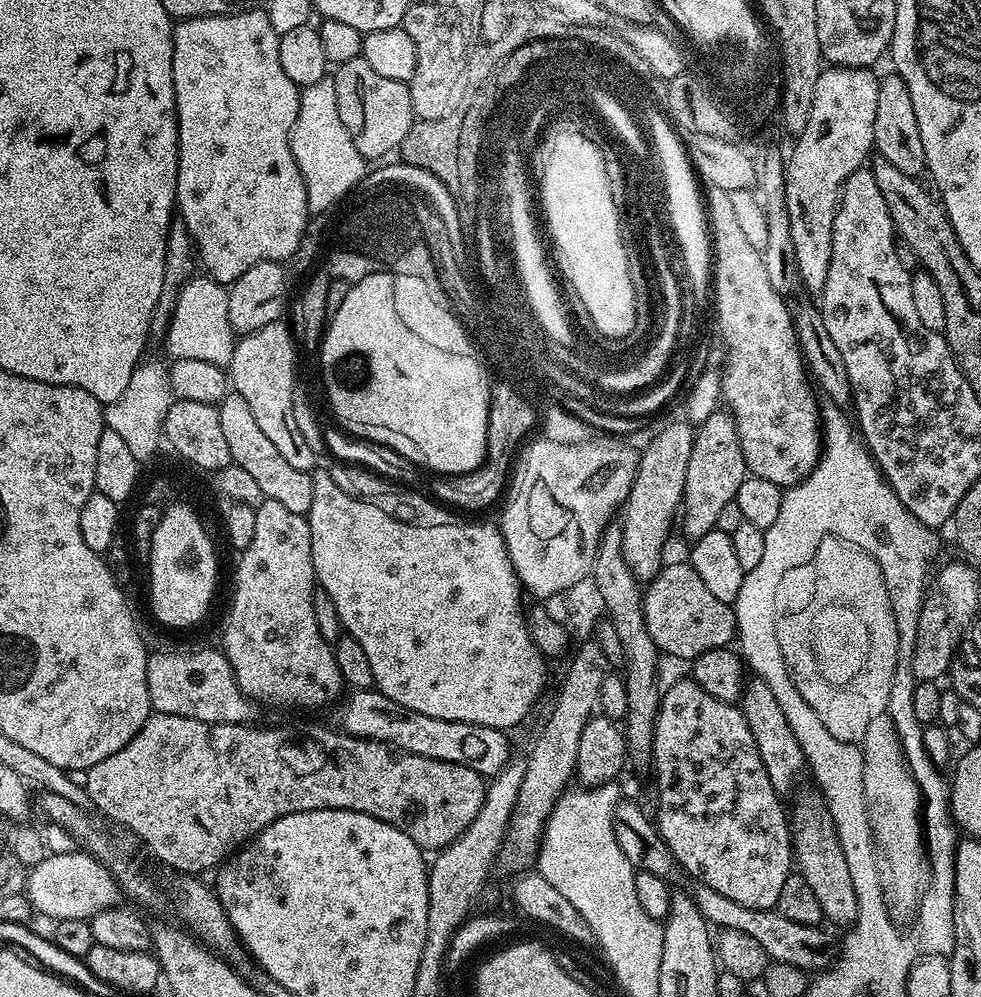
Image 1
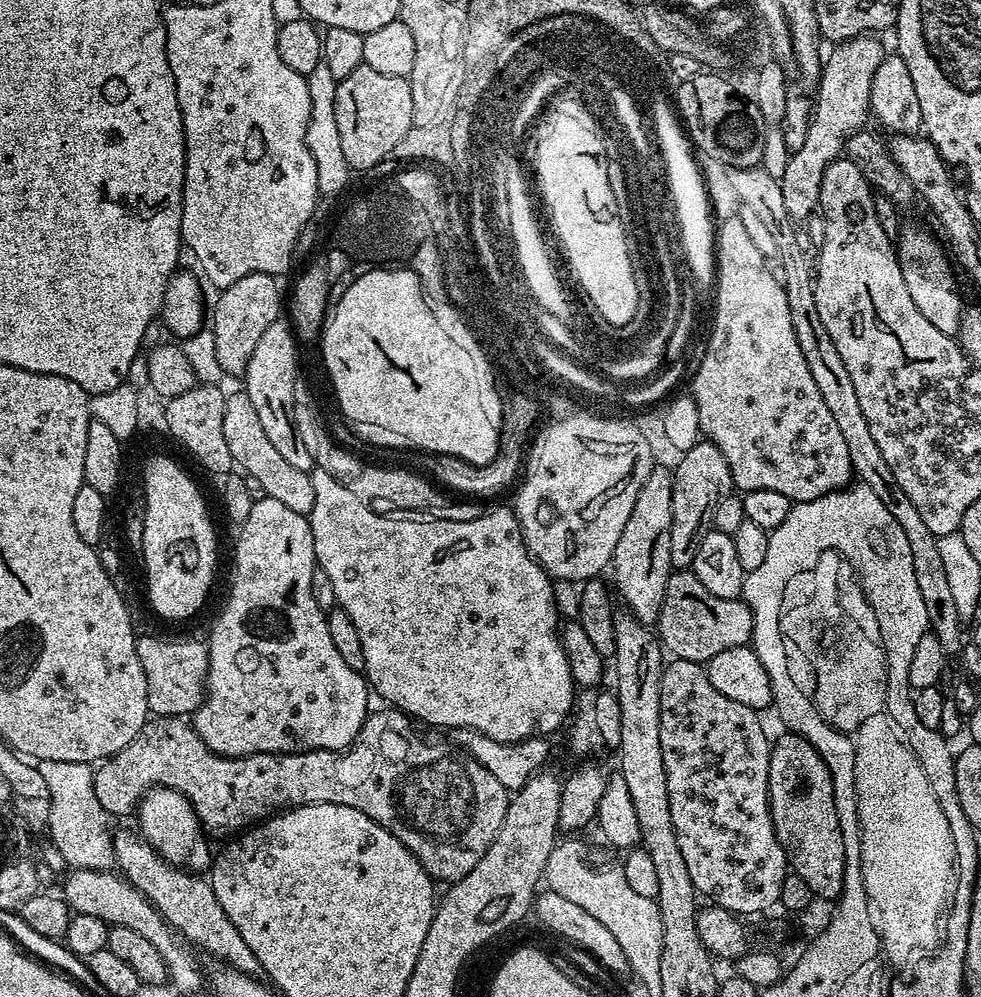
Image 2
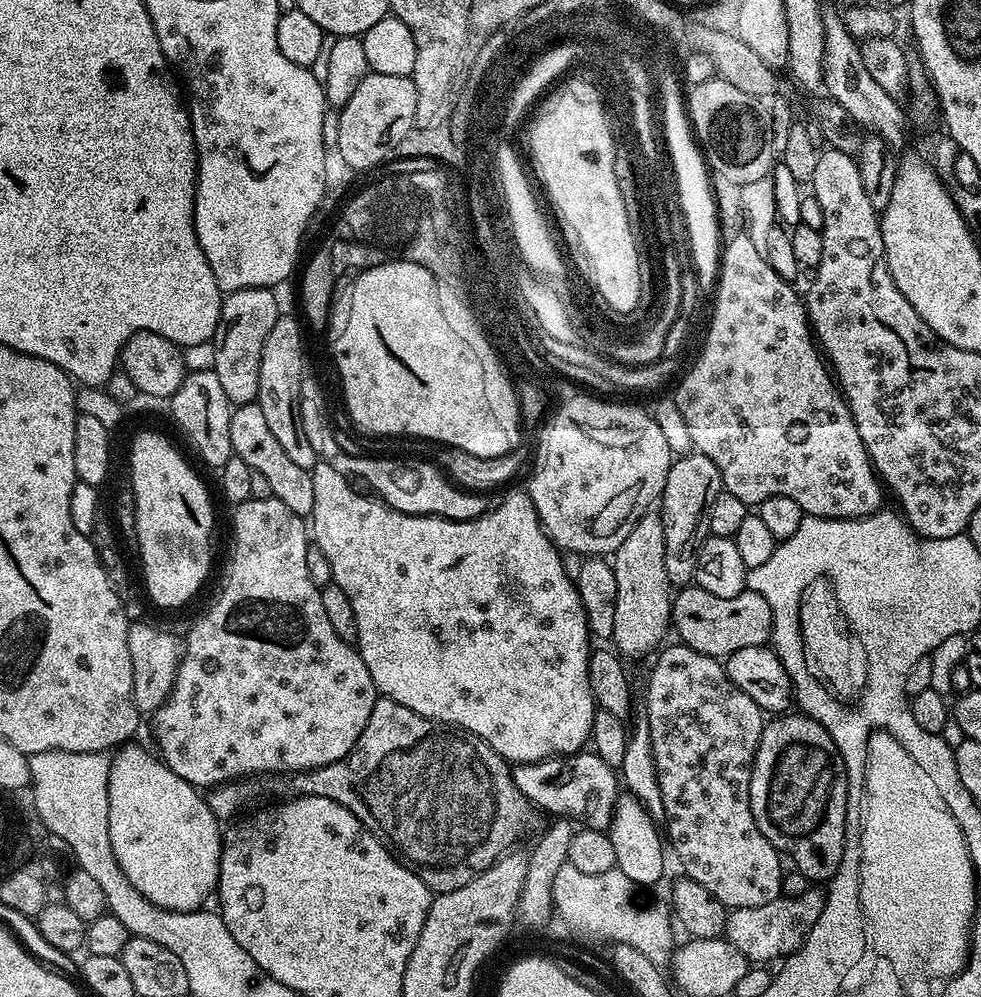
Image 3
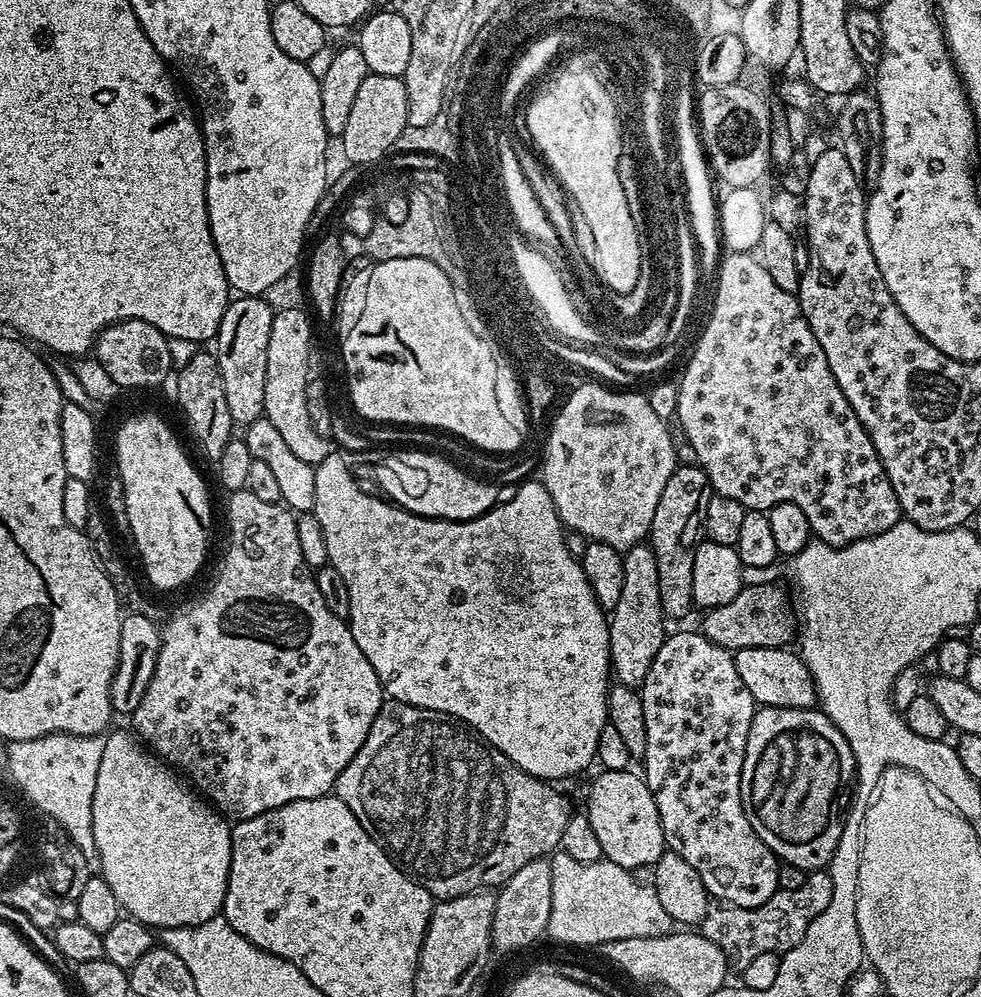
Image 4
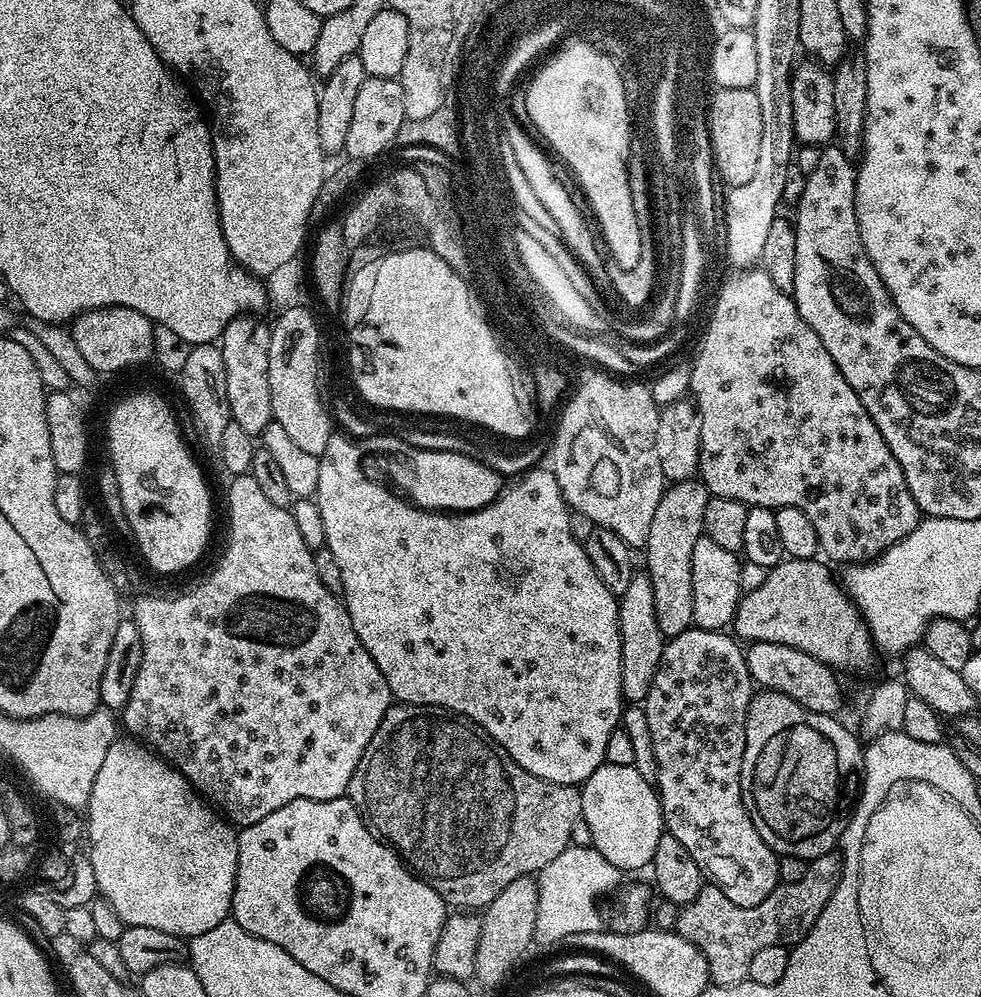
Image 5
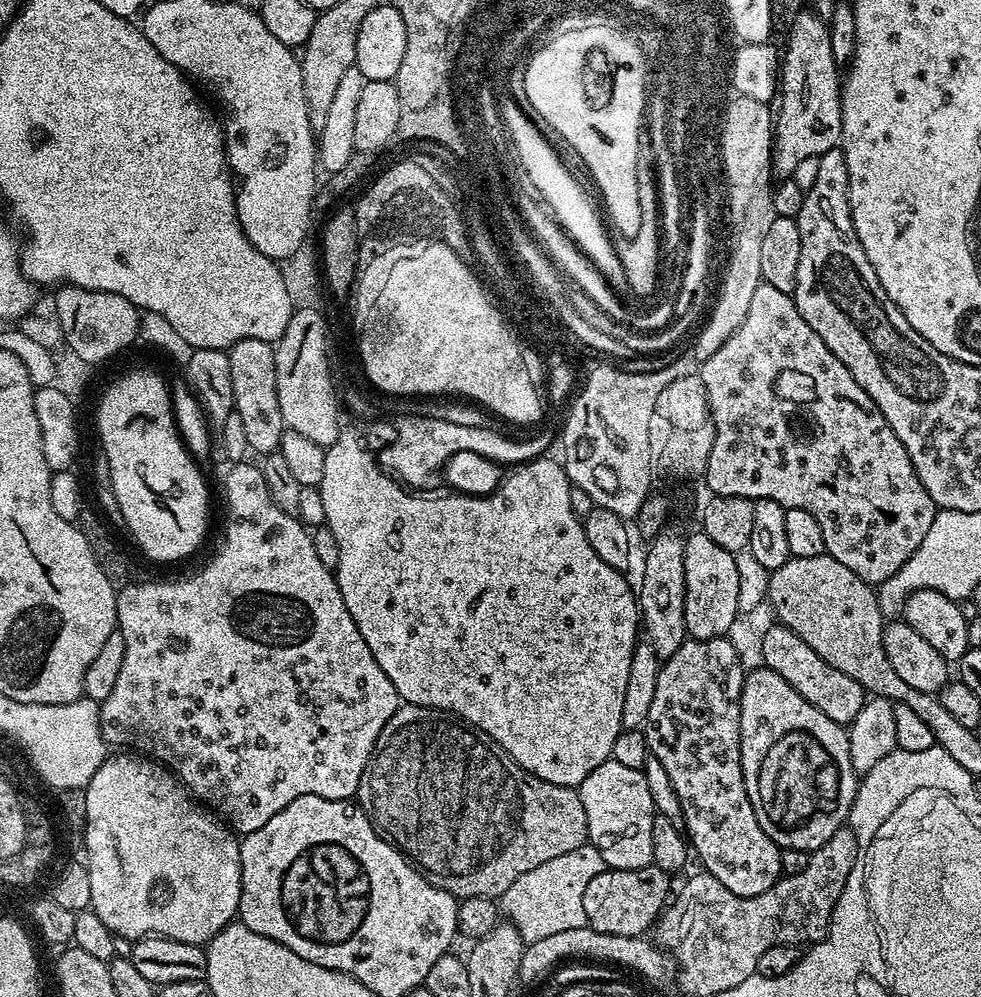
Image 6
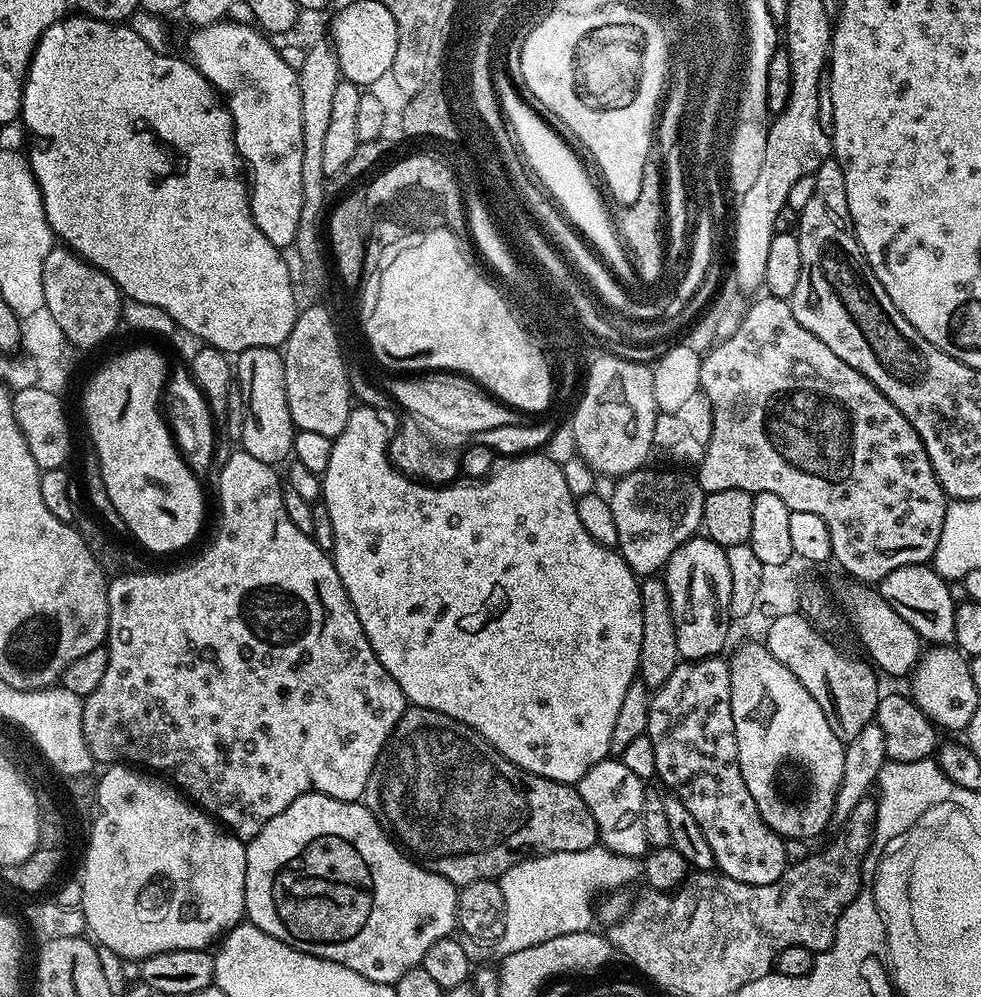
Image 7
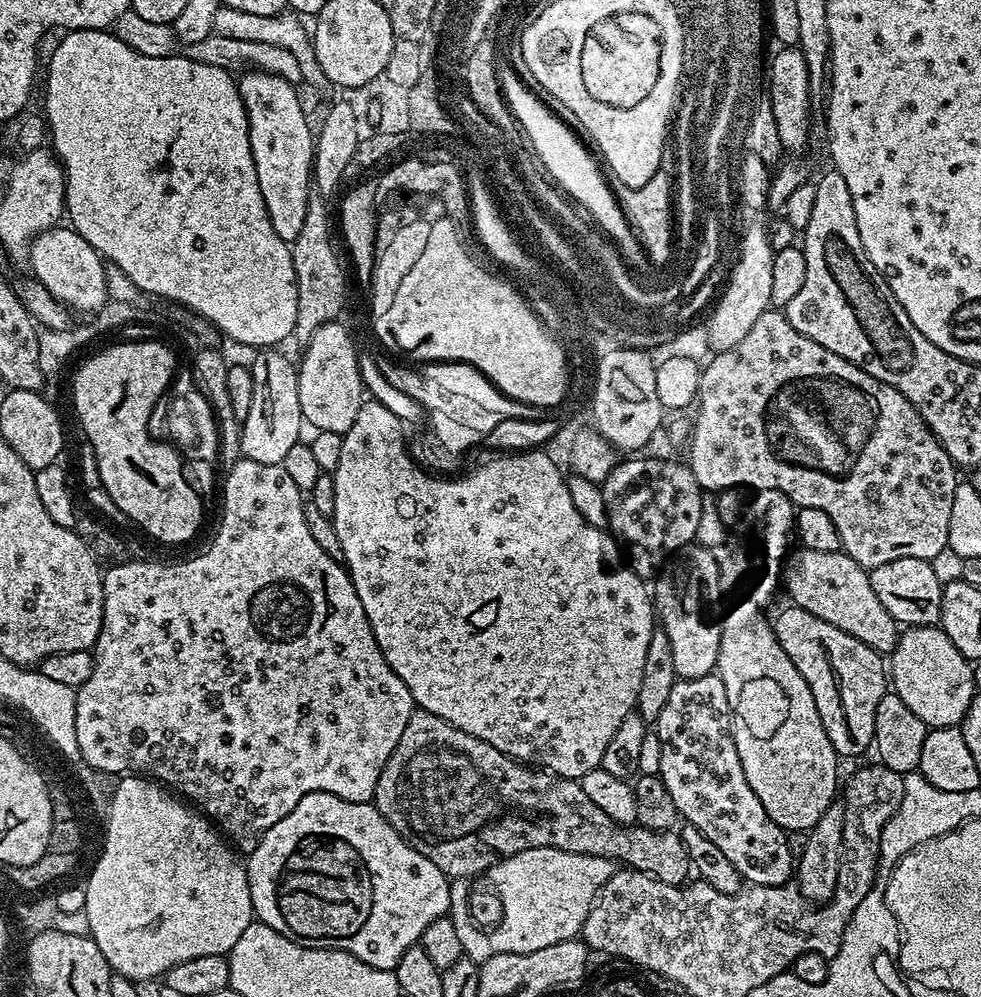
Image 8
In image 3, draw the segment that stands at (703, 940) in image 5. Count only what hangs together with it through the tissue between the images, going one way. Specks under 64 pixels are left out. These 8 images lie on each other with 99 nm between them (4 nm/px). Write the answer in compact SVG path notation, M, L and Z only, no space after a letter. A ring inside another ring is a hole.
M809 887L800 896L781 895L775 900L753 908L733 908L728 912L728 921L724 927L727 941L745 955L749 962L768 962L787 958L804 945L818 914L824 909L825 893L819 887Z

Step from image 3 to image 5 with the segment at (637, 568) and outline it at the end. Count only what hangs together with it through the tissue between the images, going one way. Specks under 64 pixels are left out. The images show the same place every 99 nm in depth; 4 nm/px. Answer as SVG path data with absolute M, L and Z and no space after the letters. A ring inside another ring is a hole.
M640 570L630 578L626 594L618 597L620 605L620 633L622 634L622 690L628 702L643 702L650 694L650 682L660 665L666 638L658 630L658 618L654 618L654 586L650 586L647 571Z

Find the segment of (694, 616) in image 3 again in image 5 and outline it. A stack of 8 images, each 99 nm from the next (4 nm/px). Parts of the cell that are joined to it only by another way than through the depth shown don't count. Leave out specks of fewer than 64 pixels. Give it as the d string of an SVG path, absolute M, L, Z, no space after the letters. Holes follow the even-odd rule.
M813 558L811 560L790 560L783 559L779 564L775 564L774 567L767 569L763 573L764 576L760 580L760 585L757 588L752 588L743 593L740 598L740 605L736 607L736 619L734 621L734 629L736 628L735 635L744 642L778 642L782 646L794 646L798 650L802 650L806 654L810 654L814 658L818 658L818 662L827 664L829 668L833 670L839 670L844 672L868 672L876 664L876 655L878 655L878 649L876 647L876 641L872 639L872 631L868 629L868 623L864 621L864 615L856 609L856 605L852 603L847 591L832 577L832 572L824 564L819 564L819 559Z

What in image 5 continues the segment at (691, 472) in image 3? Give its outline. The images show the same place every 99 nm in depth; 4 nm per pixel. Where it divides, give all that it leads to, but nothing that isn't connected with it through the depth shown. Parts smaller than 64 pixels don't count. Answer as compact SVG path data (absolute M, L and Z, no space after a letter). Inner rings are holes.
M693 478L675 481L658 502L658 510L654 510L654 522L650 522L646 571L650 586L654 586L654 618L658 618L658 630L662 630L665 638L677 636L693 627L694 545L704 535L708 499L710 493L703 480Z

